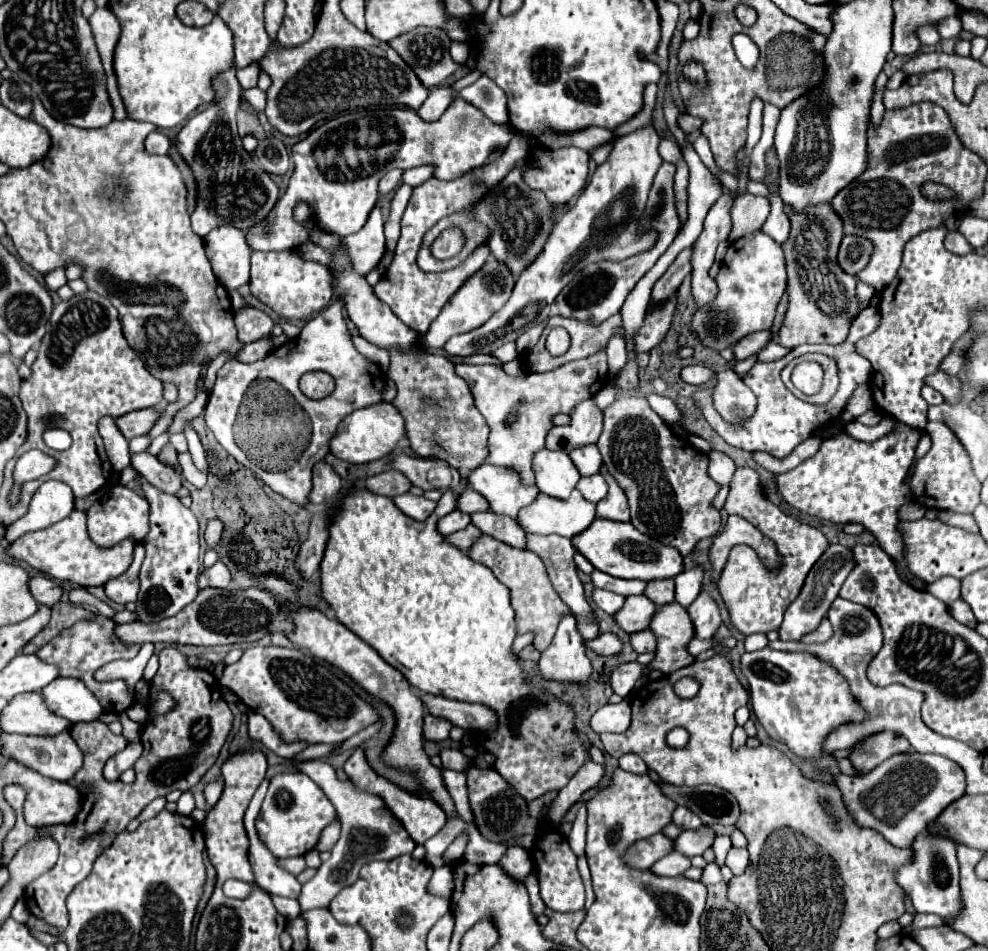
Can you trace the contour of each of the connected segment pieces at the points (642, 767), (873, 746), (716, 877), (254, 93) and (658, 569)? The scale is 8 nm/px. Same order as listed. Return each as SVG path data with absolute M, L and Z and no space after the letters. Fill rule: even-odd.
M633 753L623 755L623 757L619 759L619 767L621 767L623 771L633 773L633 775L647 775L647 773L649 773L649 771L647 771L647 765L643 763L643 759L639 759L639 757L633 755Z
M877 733L869 739L865 739L861 745L857 745L851 751L851 763L859 773L875 769L879 763L883 763L887 757L893 757L897 753L909 753L911 745L905 737L899 737L895 733Z
M708 863L703 869L703 877L701 877L701 883L705 885L711 885L711 883L719 883L721 881L720 867L715 863Z
M247 89L243 95L247 95L247 101L257 109L263 111L266 107L266 93L261 89Z
M595 519L595 525L573 537L573 545L581 551L595 569L609 573L619 579L641 579L641 581L655 581L655 579L671 579L683 571L683 557L673 547L663 545L643 533L639 533L631 523L615 523L607 519Z

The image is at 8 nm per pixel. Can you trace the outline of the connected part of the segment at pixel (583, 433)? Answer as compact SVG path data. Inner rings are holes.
M593 399L583 401L571 413L571 425L553 427L547 435L547 449L565 451L597 443L603 427L603 413L595 407Z

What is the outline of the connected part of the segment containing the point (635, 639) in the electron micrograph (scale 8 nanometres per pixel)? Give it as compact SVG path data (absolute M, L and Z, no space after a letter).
M645 629L631 635L631 645L637 653L651 653L657 649L657 639L649 629Z

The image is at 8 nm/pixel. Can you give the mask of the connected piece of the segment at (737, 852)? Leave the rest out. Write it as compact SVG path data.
M731 847L729 855L727 855L725 865L733 871L733 875L741 875L741 873L745 871L747 863L749 863L749 853L747 853L747 849L737 849L737 847Z

